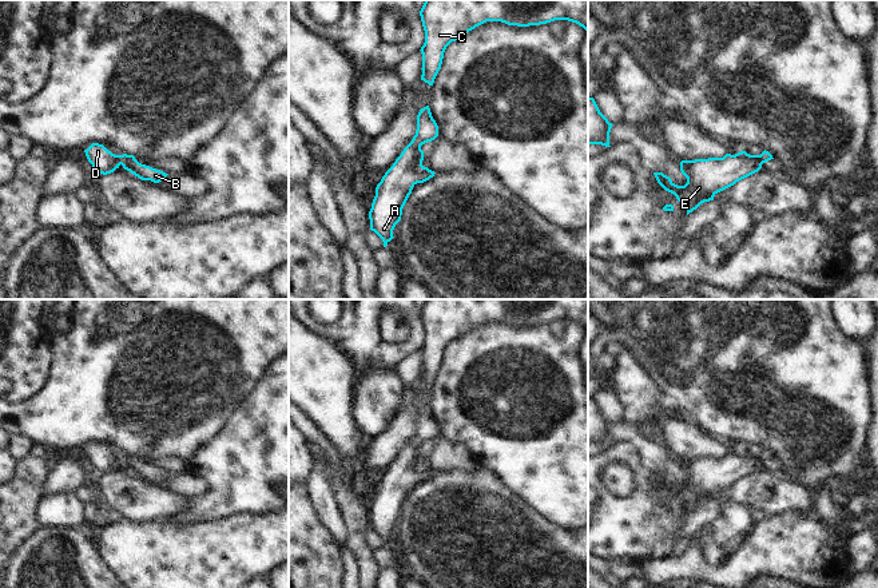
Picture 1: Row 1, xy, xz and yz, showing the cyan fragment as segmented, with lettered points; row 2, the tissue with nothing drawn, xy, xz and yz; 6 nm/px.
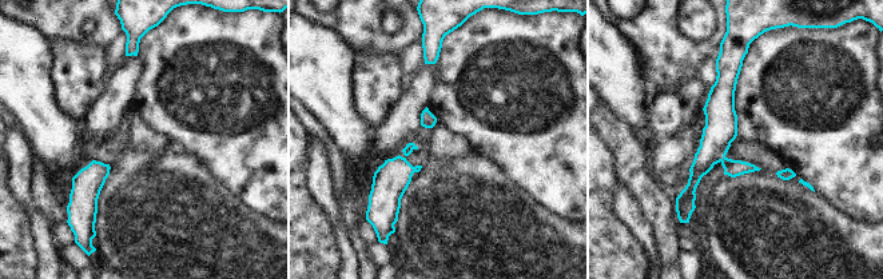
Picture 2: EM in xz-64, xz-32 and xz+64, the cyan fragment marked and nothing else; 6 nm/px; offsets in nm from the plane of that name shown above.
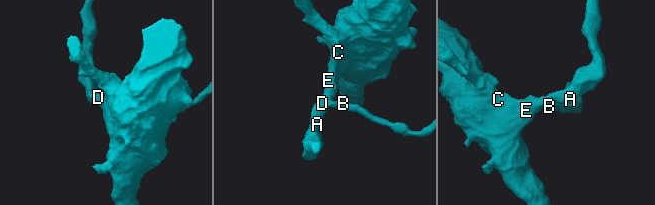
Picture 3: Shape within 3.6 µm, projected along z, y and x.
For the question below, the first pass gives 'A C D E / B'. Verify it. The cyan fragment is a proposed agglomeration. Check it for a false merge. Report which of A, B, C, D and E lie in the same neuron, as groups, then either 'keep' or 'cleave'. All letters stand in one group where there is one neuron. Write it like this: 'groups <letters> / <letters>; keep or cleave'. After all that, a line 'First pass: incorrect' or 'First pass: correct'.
groups A B C D E; keep
First pass: incorrect

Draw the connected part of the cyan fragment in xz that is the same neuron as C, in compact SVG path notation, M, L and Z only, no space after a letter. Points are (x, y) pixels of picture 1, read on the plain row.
M425 299L420 315L425 330L425 342L420 349L422 353L421 380L433 385L446 346L476 326L486 321L529 326L568 319L588 330L588 299Z

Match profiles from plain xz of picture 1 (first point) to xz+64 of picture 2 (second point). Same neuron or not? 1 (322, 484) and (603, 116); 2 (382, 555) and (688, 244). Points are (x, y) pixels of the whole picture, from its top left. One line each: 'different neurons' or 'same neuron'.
1: different neurons
2: same neuron

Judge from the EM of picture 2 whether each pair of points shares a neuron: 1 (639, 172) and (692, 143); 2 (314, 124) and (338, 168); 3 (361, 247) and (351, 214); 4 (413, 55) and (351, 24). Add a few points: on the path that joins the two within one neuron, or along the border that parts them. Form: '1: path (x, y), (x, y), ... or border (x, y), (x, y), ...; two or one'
1: border (651, 155), (651, 172), (655, 176); two
2: path (323, 135), (337, 158); one
3: path (357, 239), (353, 222); one
4: border (421, 36), (401, 51); two

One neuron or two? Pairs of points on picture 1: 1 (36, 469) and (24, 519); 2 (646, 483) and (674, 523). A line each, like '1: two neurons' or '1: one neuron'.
1: one neuron
2: one neuron

